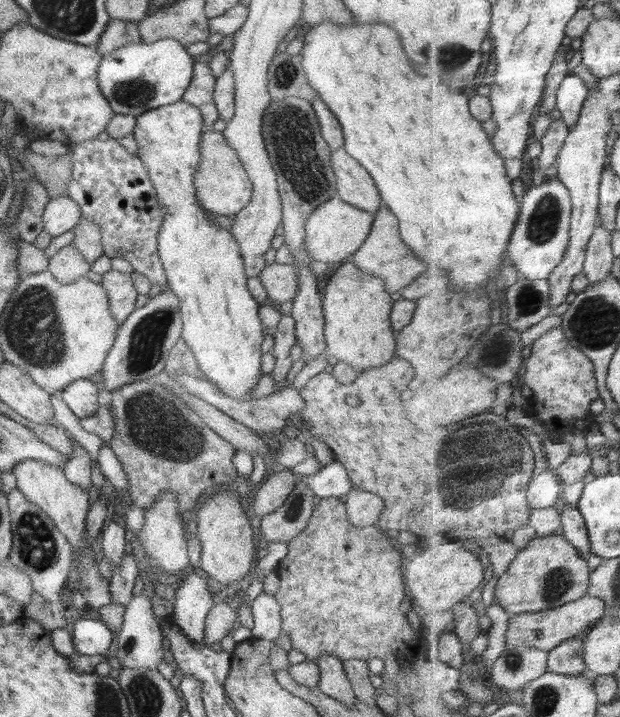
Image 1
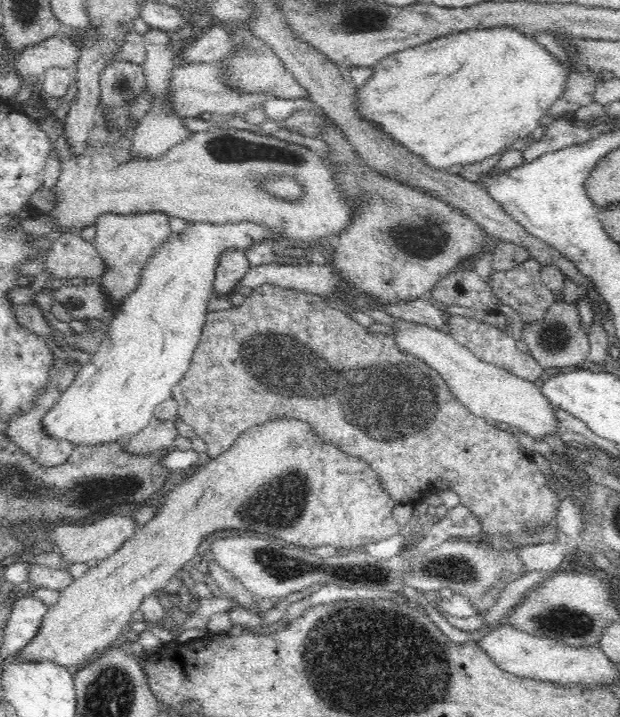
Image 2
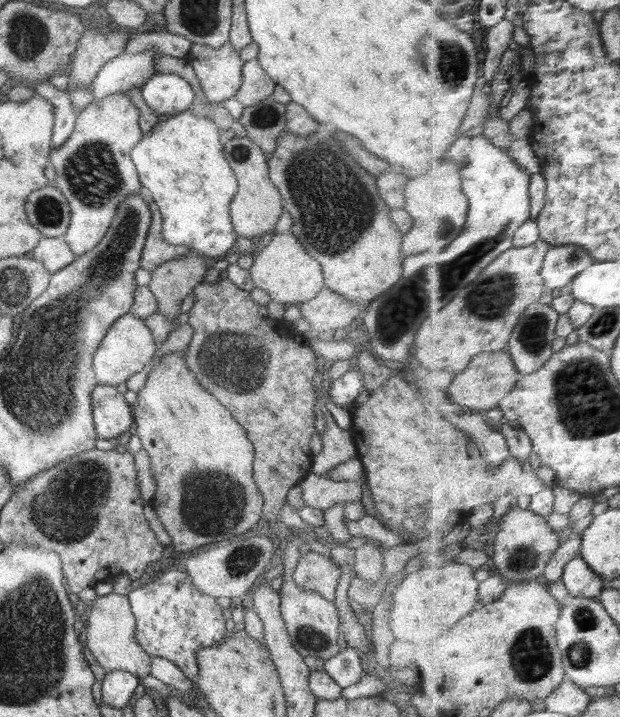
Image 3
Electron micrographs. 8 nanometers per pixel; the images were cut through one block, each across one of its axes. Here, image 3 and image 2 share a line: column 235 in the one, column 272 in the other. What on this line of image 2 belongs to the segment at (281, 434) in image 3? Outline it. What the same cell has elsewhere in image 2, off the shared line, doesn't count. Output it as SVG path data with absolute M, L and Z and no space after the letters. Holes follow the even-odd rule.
M268 284L260 286L260 288L254 289L240 306L210 312L207 315L200 342L198 342L197 349L190 360L188 373L173 389L174 400L178 403L178 417L181 418L182 422L192 426L194 432L205 441L207 444L206 453L211 459L226 452L244 430L248 430L256 424L264 424L266 420L282 418L282 416L292 416L292 418L298 418L298 420L306 420L322 436L324 442L334 442L344 452L366 460L372 466L372 470L378 473L378 476L382 479L382 487L386 489L386 493L397 503L409 502L412 504L422 501L422 497L433 488L434 482L438 479L444 479L449 483L448 488L459 495L462 505L468 507L482 524L483 538L487 539L491 536L503 538L502 535L540 533L546 530L548 526L554 525L561 505L561 500L558 499L557 495L558 489L548 487L546 476L534 463L532 457L521 451L521 445L518 443L519 436L499 429L496 424L472 414L468 407L464 406L458 400L458 397L450 392L447 383L436 370L433 370L418 357L398 349L392 335L368 332L366 329L363 325L352 320L346 312L330 308L324 298L317 296L317 294L308 294L296 289L284 289ZM260 358L264 358L264 364L258 364Z

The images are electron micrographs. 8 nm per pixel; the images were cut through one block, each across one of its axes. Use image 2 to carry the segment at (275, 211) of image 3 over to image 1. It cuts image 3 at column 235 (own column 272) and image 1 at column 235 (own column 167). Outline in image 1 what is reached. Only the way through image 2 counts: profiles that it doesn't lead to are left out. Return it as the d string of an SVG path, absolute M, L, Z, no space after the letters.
M204 129L200 139L200 163L194 171L194 190L203 208L220 216L233 217L250 204L252 184L238 154L228 146L223 132Z

